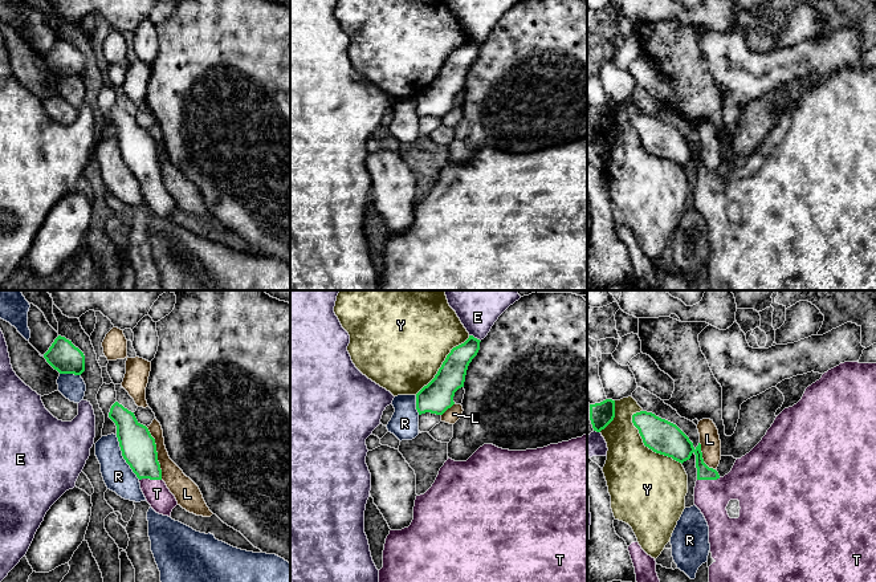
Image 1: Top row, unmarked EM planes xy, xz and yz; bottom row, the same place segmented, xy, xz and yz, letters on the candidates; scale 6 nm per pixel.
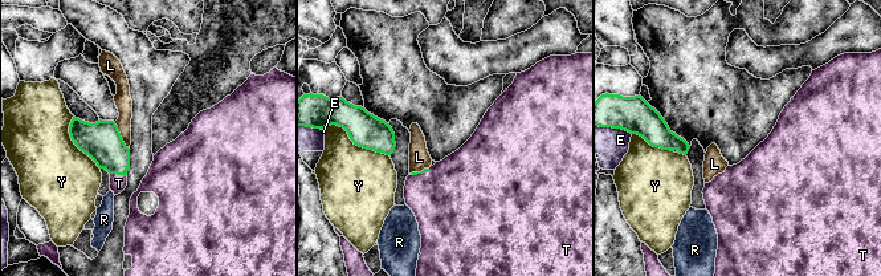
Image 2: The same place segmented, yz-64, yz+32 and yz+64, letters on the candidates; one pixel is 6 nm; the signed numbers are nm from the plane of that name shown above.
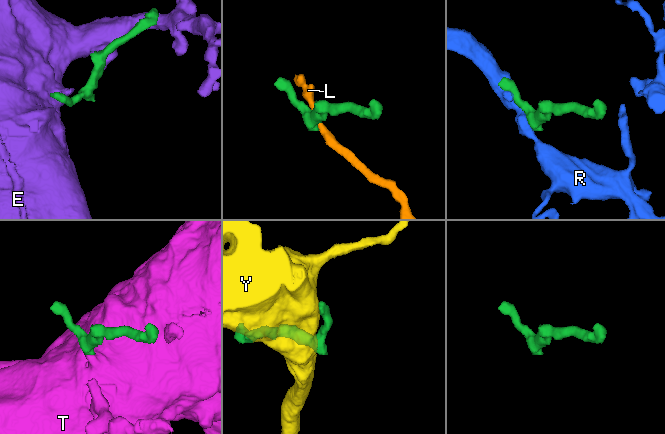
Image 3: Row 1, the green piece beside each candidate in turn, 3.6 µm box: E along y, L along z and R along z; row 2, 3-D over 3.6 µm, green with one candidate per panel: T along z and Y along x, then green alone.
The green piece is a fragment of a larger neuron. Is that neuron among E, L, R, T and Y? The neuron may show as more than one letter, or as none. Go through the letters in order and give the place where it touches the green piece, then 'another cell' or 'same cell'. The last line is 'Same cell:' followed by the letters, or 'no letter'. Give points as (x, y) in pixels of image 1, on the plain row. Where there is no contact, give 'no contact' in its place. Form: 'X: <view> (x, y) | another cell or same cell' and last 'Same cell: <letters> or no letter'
E: xz (473, 40) | another cell
L: xy (157, 157) | another cell
R: xy (123, 161) | another cell
T: yz (708, 182) | same cell
Y: yz (647, 149) | another cell
Same cell: T

